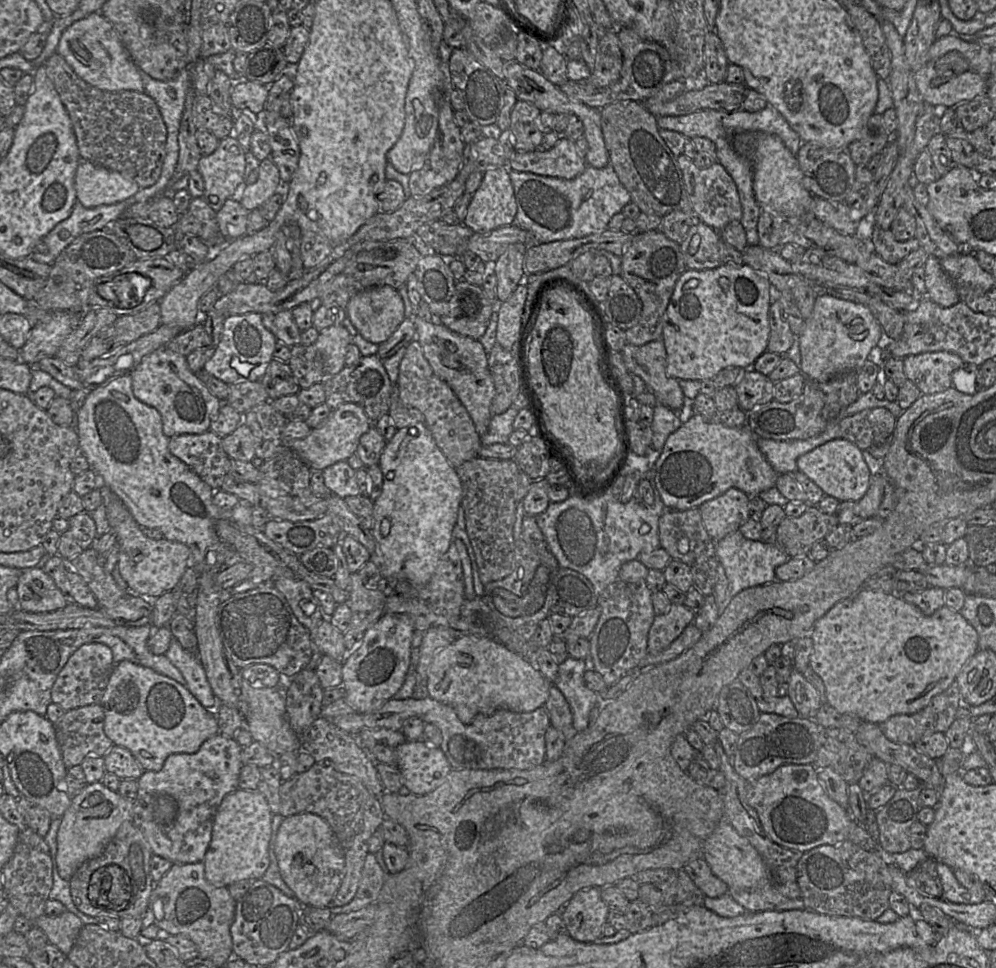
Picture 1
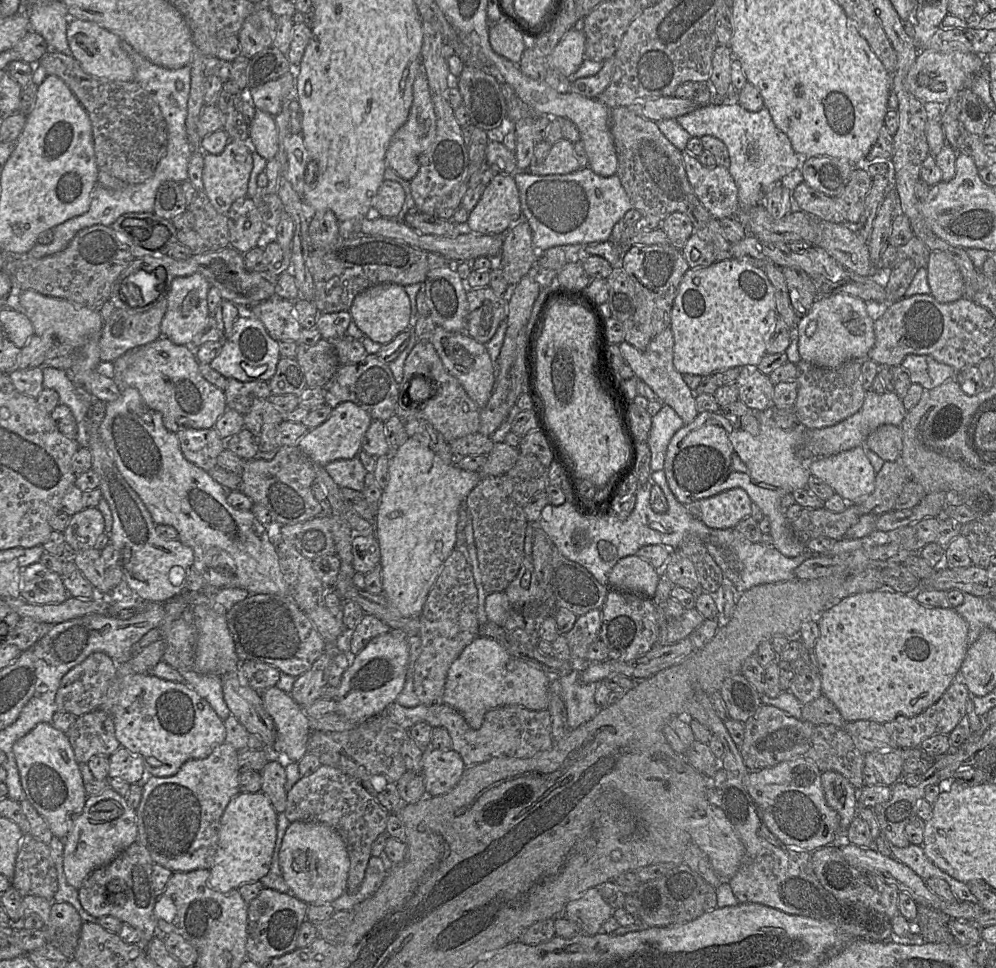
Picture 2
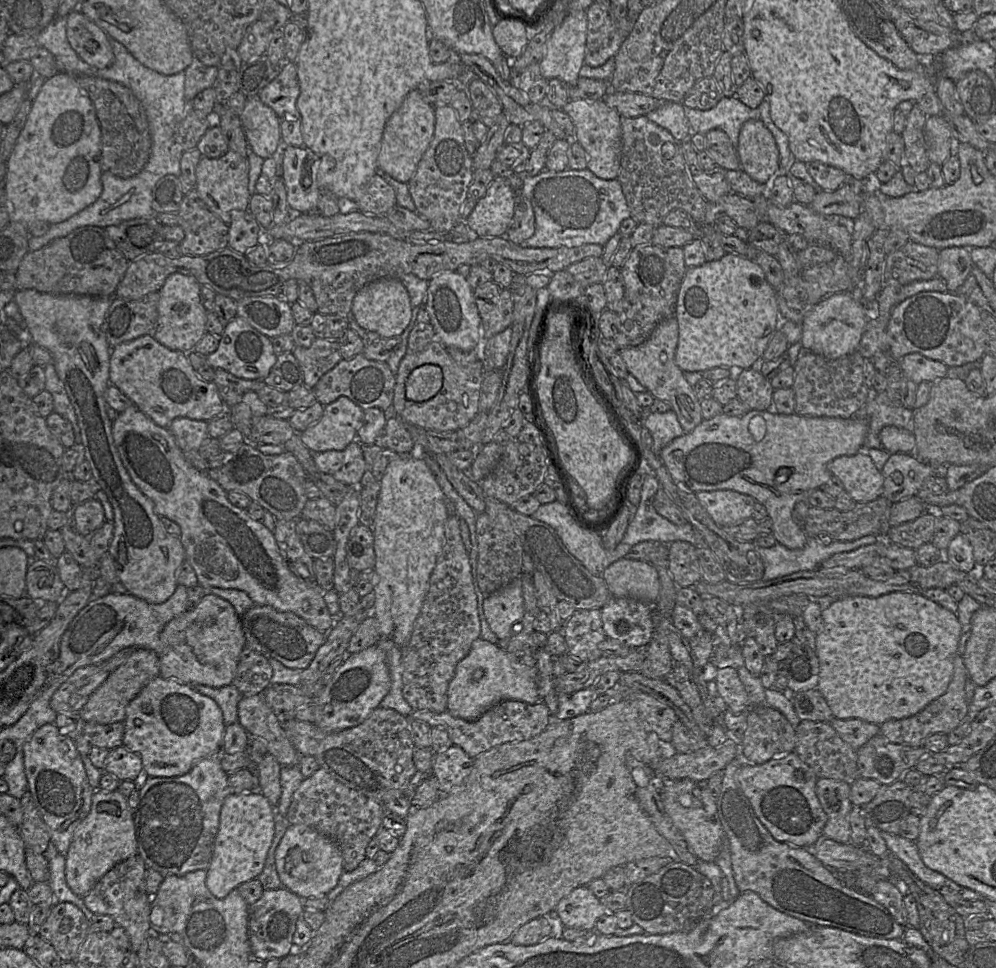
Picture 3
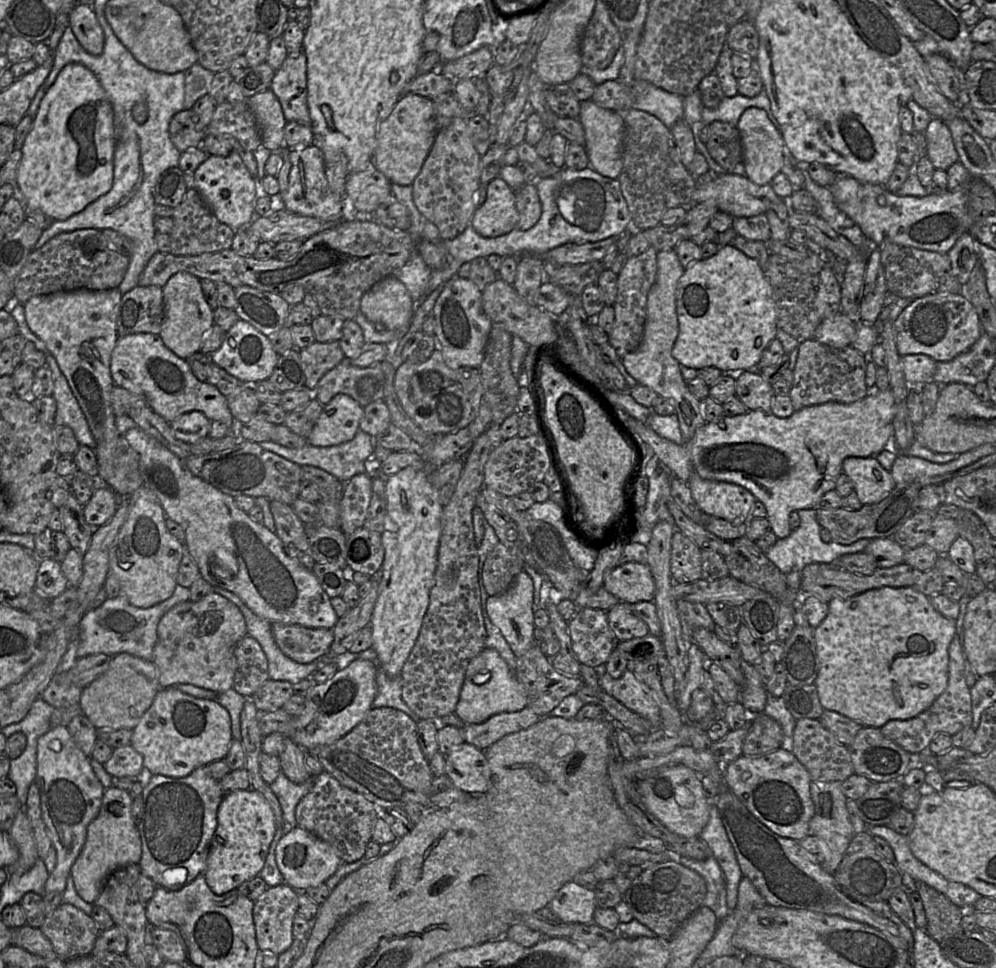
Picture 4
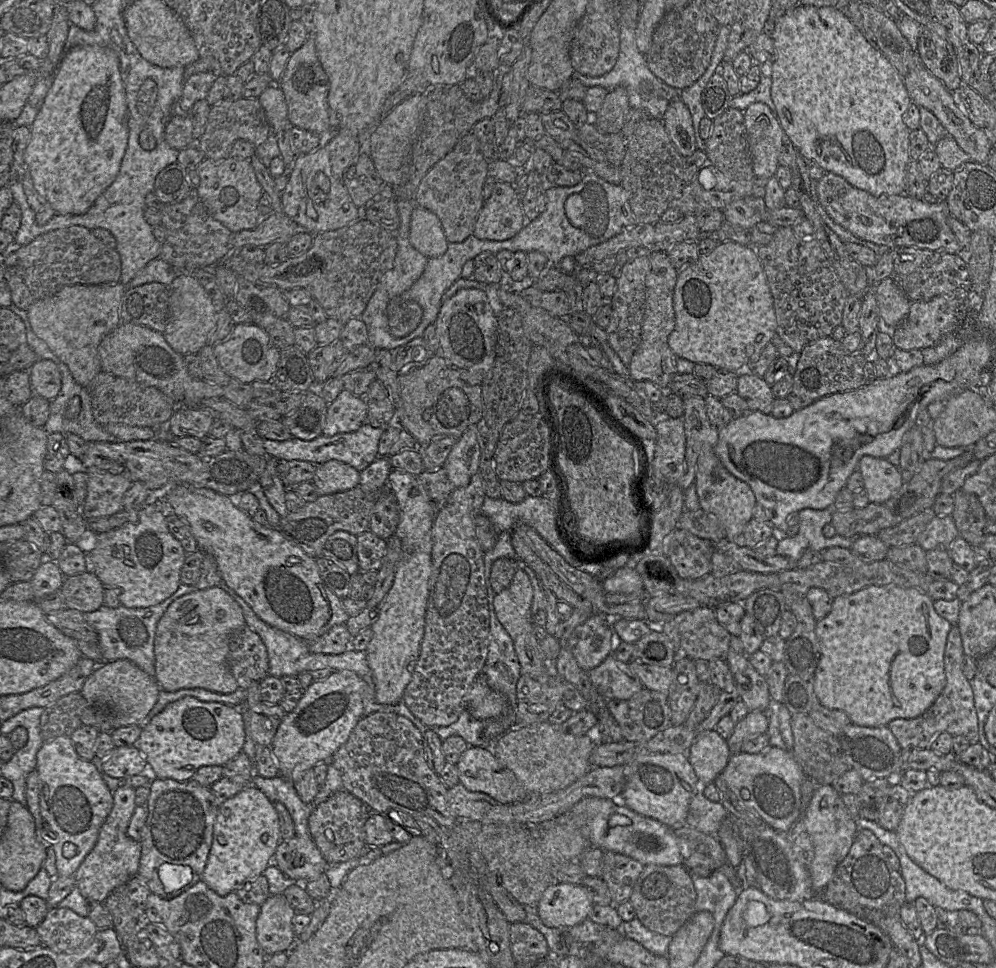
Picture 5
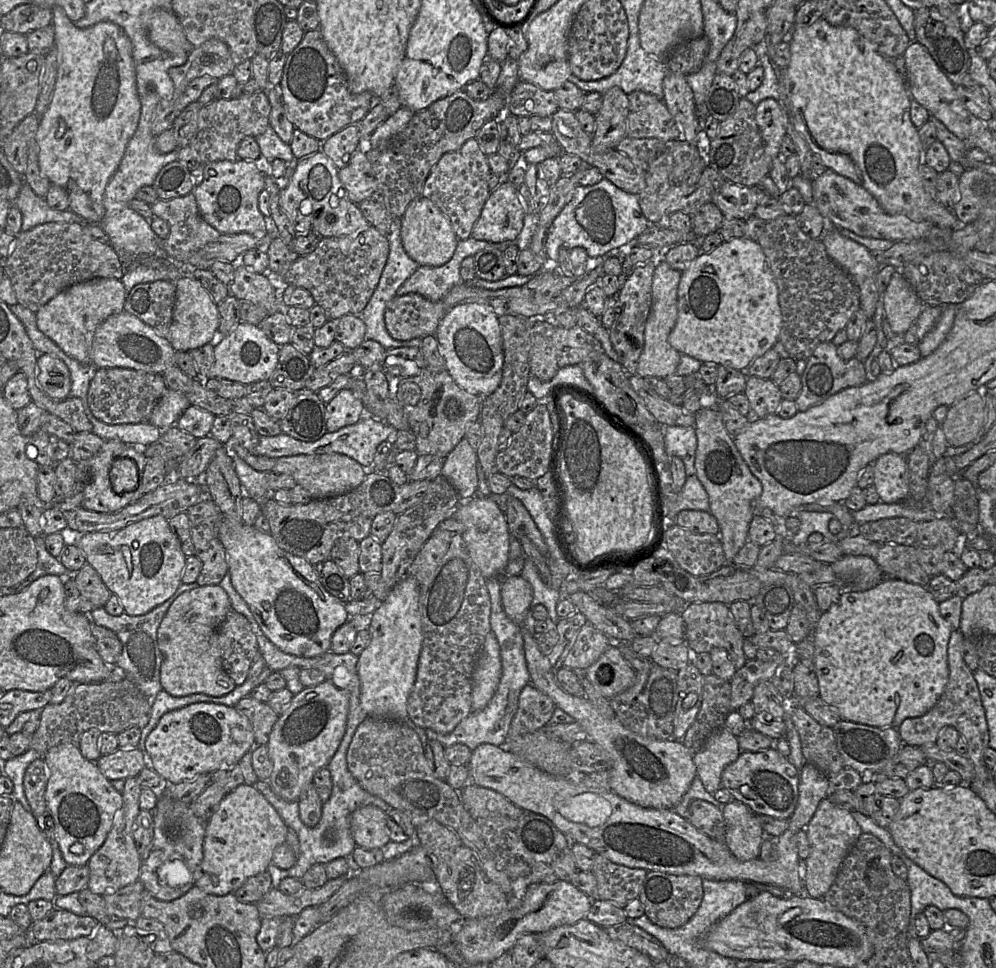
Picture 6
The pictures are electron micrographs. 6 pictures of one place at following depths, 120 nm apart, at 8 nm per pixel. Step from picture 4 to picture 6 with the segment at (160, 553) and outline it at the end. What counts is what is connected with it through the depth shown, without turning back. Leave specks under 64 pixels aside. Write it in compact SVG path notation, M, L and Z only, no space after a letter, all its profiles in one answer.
M161 515L132 523L120 530L89 532L68 531L65 545L75 544L100 575L102 581L115 594L124 612L140 616L167 601L182 583L187 557L180 542L171 531L168 520Z

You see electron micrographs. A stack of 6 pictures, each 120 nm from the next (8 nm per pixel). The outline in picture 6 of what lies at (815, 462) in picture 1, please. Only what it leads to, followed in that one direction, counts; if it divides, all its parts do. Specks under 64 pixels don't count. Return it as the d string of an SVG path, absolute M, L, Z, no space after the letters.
M887 453L873 462L873 485L879 495L879 502L892 504L909 498L906 455Z

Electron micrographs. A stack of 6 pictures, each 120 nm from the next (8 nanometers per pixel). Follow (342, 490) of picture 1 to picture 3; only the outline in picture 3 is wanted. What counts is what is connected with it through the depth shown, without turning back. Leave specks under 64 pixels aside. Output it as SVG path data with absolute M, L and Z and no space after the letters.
M357 439L343 450L313 453L313 459L320 472L351 487L358 487L365 471L371 468L364 460L362 445Z

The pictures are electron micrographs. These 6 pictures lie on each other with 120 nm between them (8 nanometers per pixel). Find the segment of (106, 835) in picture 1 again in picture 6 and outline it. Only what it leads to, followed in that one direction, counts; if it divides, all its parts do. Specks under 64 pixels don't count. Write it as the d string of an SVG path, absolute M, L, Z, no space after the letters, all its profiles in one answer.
M138 776L125 780L125 787L122 792L123 806L105 842L87 863L90 872L87 888L95 894L101 896L112 894L139 880L143 860L141 860L136 849L133 830L136 819L141 811L139 807L141 790L142 787L139 783Z

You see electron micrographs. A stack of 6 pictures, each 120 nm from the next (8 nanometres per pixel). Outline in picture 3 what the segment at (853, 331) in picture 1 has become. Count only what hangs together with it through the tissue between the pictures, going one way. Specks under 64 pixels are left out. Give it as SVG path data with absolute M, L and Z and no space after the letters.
M835 293L821 300L805 316L800 343L815 354L835 360L857 351L867 322L864 307L856 293Z

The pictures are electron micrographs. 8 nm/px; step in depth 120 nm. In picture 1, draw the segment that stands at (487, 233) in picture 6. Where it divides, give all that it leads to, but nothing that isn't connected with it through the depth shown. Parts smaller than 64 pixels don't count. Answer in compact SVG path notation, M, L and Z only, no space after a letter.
M508 166L487 170L479 188L473 193L467 214L462 222L476 234L486 234L497 228L512 225L517 212L517 204Z

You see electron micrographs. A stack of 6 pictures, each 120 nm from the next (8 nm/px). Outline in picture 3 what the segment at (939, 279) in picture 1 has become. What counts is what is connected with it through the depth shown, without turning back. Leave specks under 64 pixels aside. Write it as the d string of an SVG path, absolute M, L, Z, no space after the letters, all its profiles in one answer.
M952 246L939 249L938 276L945 280L948 292L961 287L974 266L970 248Z

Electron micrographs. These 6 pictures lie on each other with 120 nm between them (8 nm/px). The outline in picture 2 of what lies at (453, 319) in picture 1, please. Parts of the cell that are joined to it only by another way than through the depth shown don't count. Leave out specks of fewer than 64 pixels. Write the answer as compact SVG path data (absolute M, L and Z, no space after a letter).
M490 286L469 289L467 292L468 315L466 333L480 343L488 343L495 335L500 323L507 318L507 302L497 296Z

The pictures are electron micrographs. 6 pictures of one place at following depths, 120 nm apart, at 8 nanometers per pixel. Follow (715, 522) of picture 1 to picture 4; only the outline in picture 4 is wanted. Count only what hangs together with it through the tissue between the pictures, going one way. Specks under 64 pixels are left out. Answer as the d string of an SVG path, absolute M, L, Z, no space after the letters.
M692 470L687 484L702 513L724 519L733 525L747 524L756 497L737 484L701 478Z

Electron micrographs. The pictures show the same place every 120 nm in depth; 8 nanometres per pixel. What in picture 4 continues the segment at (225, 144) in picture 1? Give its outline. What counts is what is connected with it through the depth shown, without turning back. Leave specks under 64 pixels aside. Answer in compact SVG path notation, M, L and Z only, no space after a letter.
M238 154L208 156L194 172L194 179L196 190L216 218L234 231L246 228L256 217L255 205L261 195L260 188Z

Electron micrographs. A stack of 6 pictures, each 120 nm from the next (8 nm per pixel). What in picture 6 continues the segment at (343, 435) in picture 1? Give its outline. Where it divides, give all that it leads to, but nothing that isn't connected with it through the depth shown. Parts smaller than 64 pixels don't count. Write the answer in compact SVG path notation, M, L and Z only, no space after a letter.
M350 389L340 390L326 404L327 432L336 432L342 427L357 423L365 415L360 398Z

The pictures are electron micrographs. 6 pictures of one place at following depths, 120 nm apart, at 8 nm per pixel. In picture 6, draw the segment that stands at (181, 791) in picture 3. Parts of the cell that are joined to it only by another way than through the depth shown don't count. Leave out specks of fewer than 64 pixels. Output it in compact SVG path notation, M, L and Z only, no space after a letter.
M160 792L159 799L152 814L154 821L152 850L149 856L142 861L139 881L156 899L172 901L183 896L193 885L187 885L181 888L171 888L167 885L162 886L158 876L158 868L166 861L181 860L193 873L195 882L203 860L203 843L207 822L203 822L194 815L190 804L174 800Z

